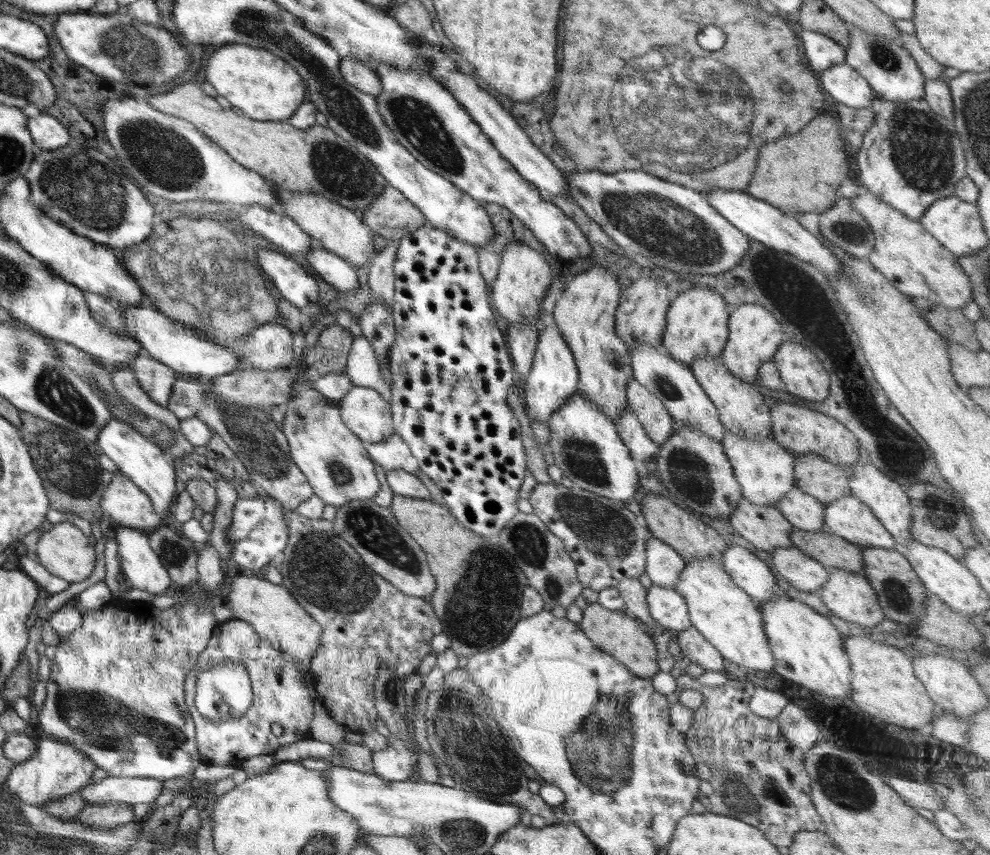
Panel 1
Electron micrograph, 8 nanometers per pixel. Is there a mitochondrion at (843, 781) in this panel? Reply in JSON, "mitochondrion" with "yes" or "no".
{"mitochondrion":"yes"}

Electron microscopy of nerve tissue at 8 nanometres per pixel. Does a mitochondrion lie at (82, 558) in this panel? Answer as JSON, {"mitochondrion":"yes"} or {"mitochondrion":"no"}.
{"mitochondrion":"no"}

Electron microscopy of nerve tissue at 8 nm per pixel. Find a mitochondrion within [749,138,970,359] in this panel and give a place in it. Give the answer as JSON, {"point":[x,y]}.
{"point":[852,233]}

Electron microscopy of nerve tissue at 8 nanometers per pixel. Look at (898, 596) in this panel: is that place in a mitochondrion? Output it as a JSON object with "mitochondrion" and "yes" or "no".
{"mitochondrion":"yes"}

